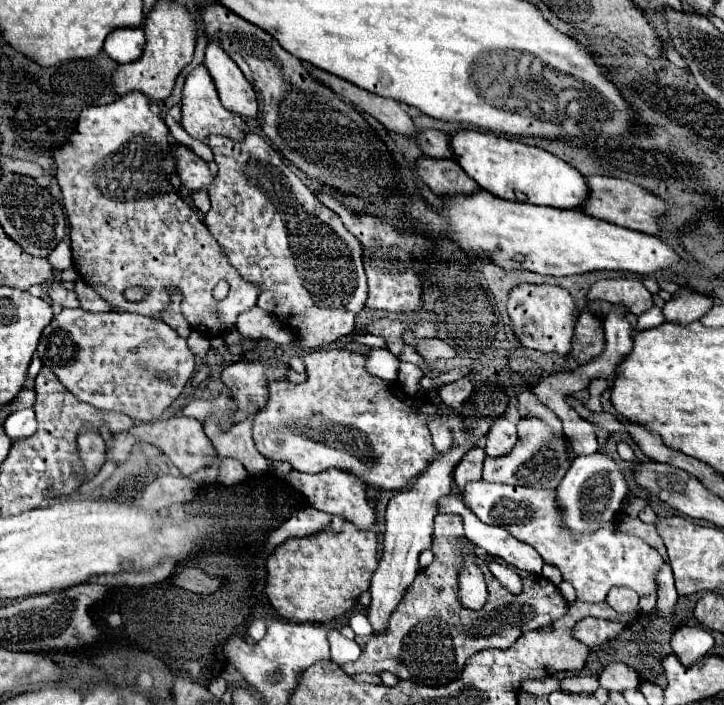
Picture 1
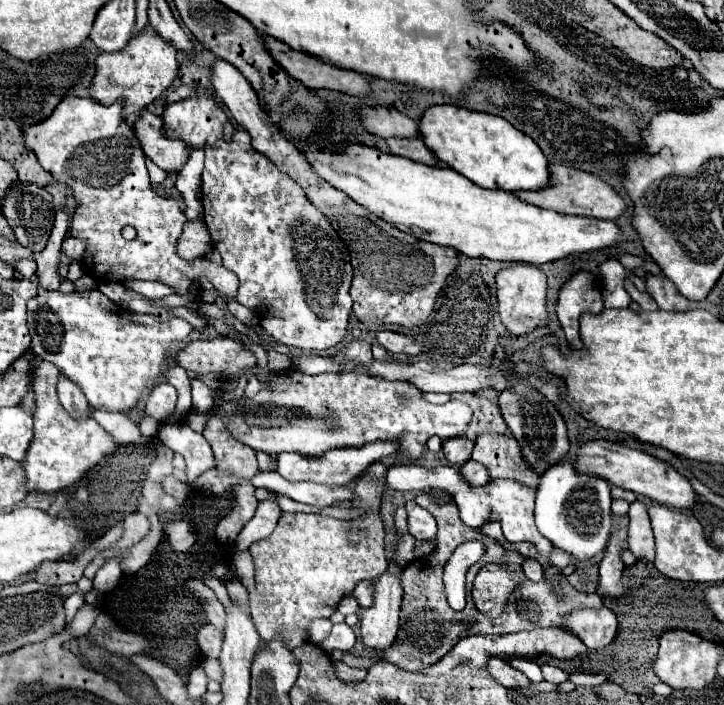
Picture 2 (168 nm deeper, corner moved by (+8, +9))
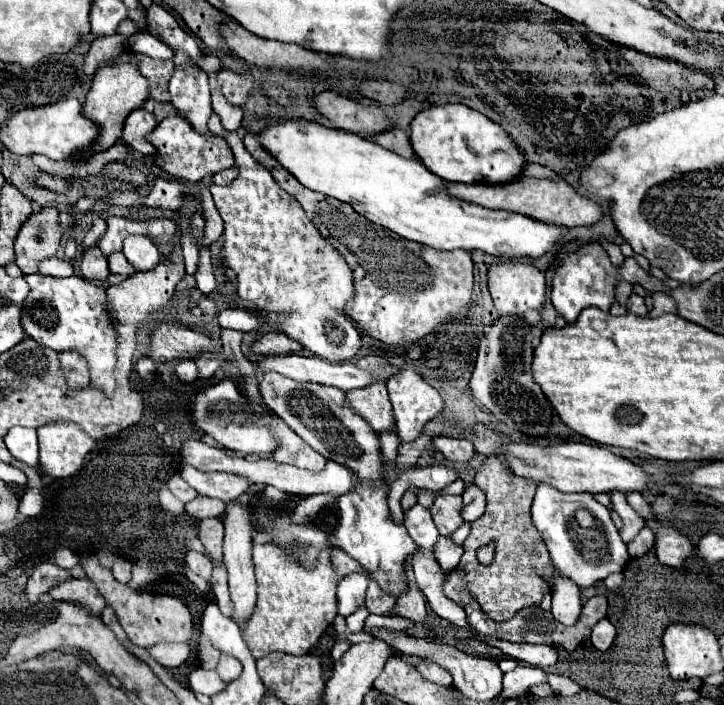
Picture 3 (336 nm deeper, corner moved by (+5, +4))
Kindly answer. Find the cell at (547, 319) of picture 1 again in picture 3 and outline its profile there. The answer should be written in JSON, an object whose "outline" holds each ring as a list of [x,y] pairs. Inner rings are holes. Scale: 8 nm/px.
{"outline":[[[498,261],[488,269],[488,289],[500,315],[524,315],[528,309],[542,309],[546,283],[532,263]]]}

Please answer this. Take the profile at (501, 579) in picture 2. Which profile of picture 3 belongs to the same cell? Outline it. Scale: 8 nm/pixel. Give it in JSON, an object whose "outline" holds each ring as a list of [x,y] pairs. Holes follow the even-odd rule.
{"outline":[[[494,455],[484,459],[482,467],[474,475],[474,483],[486,495],[486,511],[470,525],[472,531],[462,545],[464,555],[458,563],[458,569],[466,575],[462,583],[480,603],[482,611],[488,613],[492,621],[508,621],[520,609],[540,605],[544,595],[552,591],[552,561],[530,515],[536,483],[516,477],[508,469],[506,461]],[[492,541],[496,543],[494,563],[484,567],[478,563],[476,551]]]}

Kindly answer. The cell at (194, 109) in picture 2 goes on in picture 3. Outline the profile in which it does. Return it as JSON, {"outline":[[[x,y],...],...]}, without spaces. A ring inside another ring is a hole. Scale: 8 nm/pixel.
{"outline":[[[180,115],[166,117],[164,121],[160,121],[156,125],[156,129],[146,135],[146,139],[156,147],[156,165],[178,179],[196,183],[196,181],[212,177],[214,173],[220,173],[234,165],[234,155],[222,137],[208,139],[208,137],[196,133],[190,127],[190,123]]]}

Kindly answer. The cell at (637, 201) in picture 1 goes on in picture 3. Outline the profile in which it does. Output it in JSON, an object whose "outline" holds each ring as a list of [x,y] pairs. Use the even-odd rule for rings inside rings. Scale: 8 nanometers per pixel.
{"outline":[[[526,163],[526,171],[522,171],[522,177],[518,181],[510,181],[510,185],[462,185],[462,183],[448,183],[446,191],[452,197],[460,197],[462,201],[470,201],[488,209],[502,209],[502,211],[514,211],[522,213],[536,221],[546,221],[548,225],[564,225],[564,227],[580,227],[580,225],[592,225],[600,221],[602,209],[578,195],[566,181],[562,181],[558,175],[554,175],[550,169]]]}

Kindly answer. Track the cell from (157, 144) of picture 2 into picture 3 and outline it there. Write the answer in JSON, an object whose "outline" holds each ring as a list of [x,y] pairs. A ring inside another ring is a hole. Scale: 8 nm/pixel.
{"outline":[[[138,107],[130,113],[130,117],[124,123],[124,131],[122,131],[122,139],[126,145],[130,145],[132,149],[140,151],[142,155],[154,155],[156,149],[146,141],[146,133],[150,133],[156,127],[156,119],[150,111],[146,111],[144,107]]]}

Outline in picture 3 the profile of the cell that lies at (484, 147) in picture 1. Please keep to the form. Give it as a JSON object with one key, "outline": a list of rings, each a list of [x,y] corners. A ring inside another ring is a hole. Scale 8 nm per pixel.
{"outline":[[[440,105],[420,111],[410,123],[410,143],[422,165],[440,179],[454,183],[500,185],[516,179],[526,165],[514,141],[494,121],[466,105]]]}

